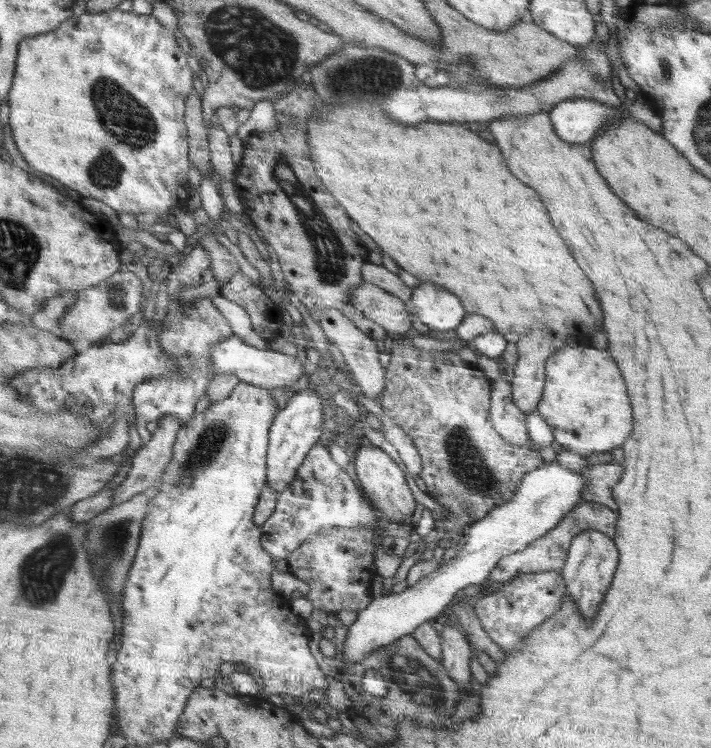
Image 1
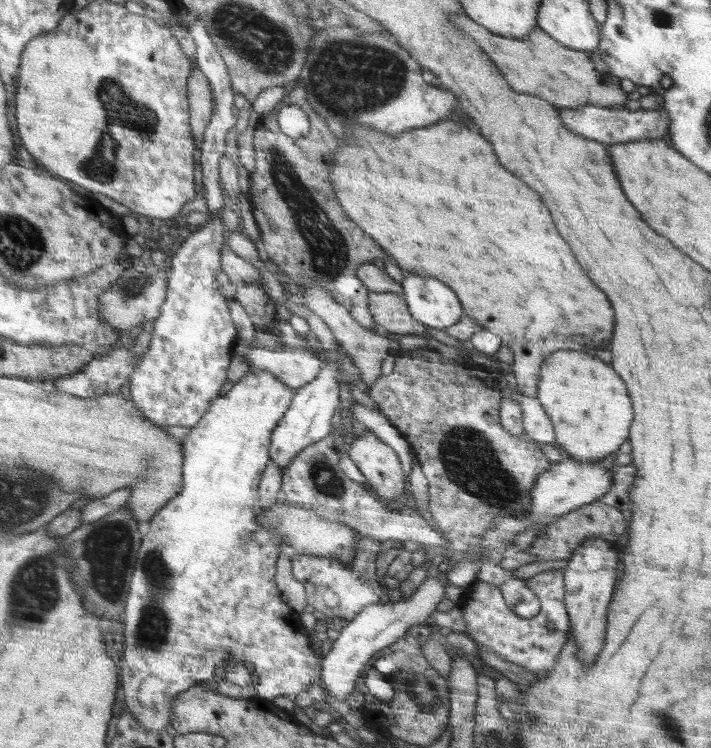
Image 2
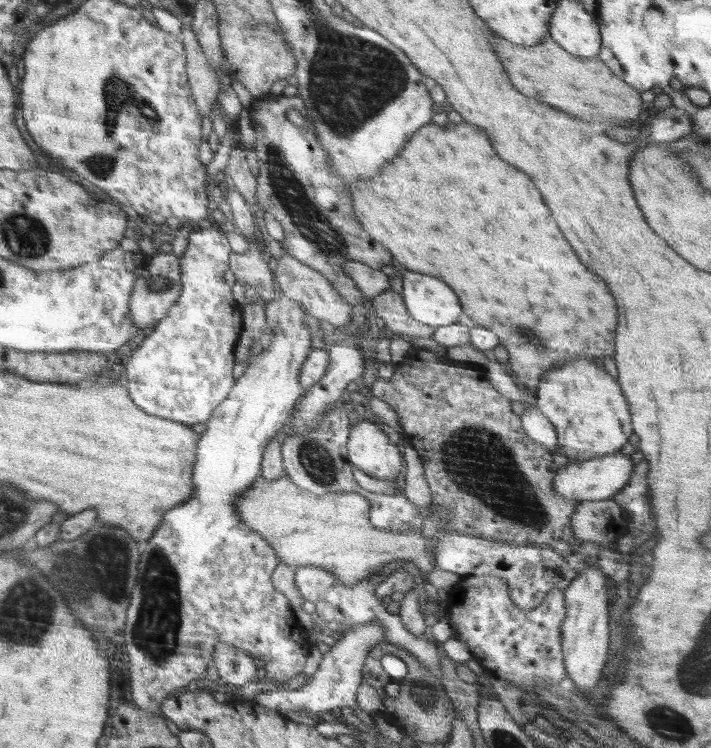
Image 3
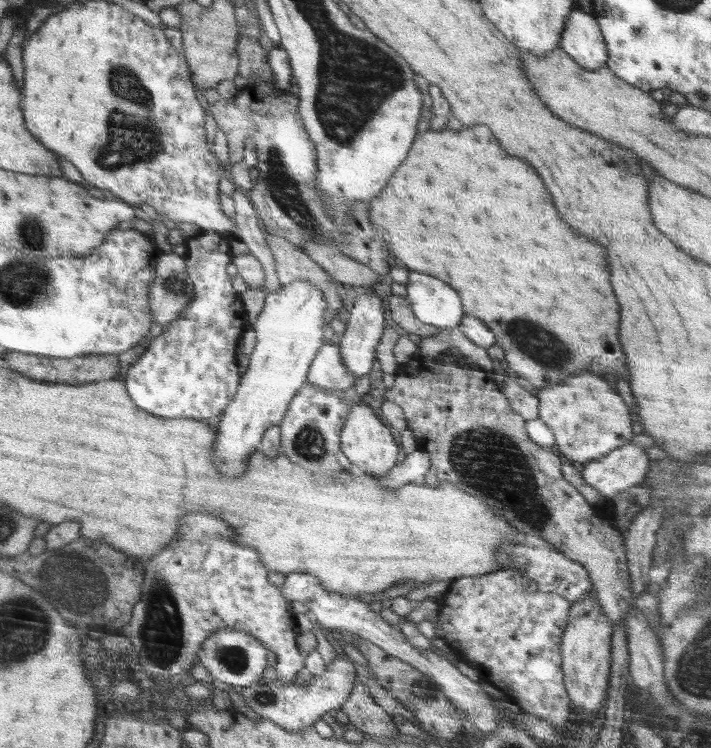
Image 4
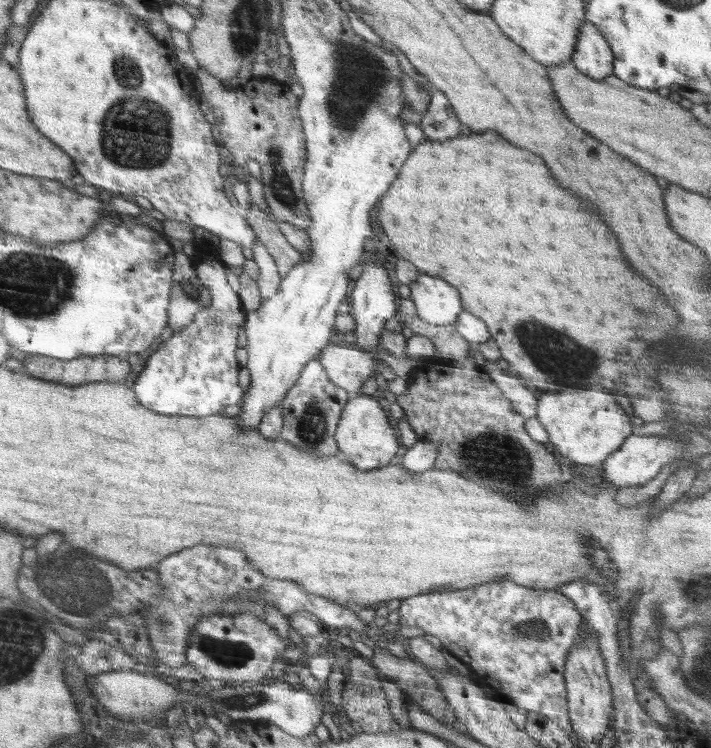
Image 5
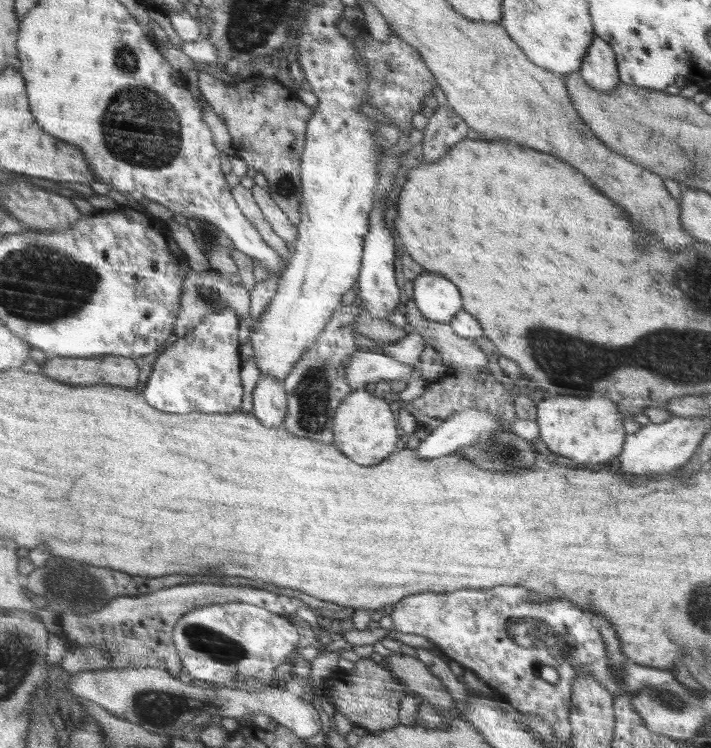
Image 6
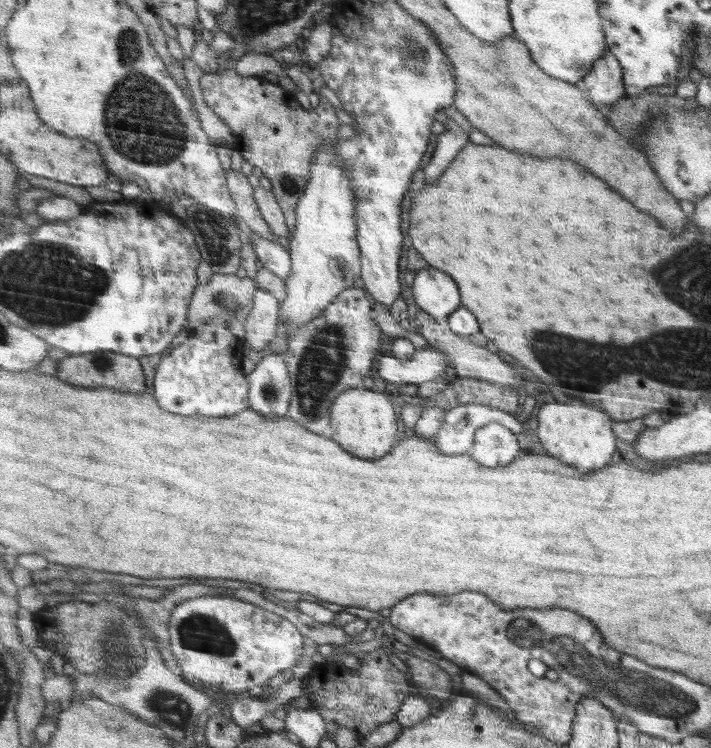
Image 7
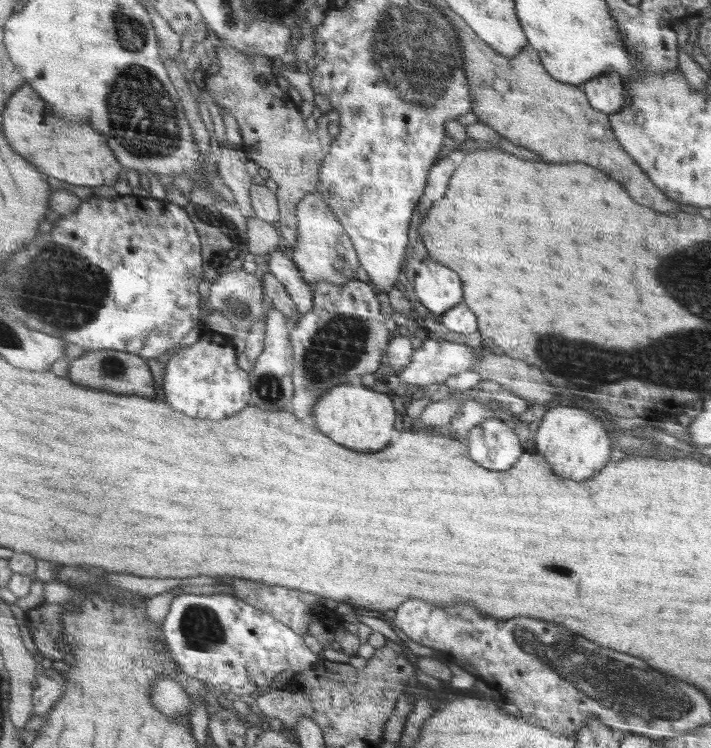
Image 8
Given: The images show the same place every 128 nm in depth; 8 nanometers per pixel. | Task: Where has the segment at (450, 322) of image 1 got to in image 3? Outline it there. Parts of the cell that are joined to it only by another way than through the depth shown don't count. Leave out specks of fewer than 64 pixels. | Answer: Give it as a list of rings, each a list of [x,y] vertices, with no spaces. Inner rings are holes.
[[[404,272],[401,296],[411,317],[435,328],[447,327],[459,321],[462,308],[456,292],[450,286],[428,274]]]

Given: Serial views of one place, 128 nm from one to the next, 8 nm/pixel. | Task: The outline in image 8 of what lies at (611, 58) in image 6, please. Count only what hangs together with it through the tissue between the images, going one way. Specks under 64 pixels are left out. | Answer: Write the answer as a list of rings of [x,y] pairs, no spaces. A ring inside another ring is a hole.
[[[608,72],[580,86],[598,112],[614,114],[624,108],[625,84],[618,72]]]

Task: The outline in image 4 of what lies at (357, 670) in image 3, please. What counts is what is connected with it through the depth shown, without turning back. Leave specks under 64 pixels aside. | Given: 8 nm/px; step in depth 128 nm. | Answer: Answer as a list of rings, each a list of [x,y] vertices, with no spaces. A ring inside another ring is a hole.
[[[336,656],[326,664],[324,674],[316,674],[308,683],[295,686],[294,683],[259,682],[249,687],[242,687],[241,694],[246,706],[260,716],[280,724],[288,732],[302,732],[305,727],[313,726],[318,716],[329,710],[341,708],[348,700],[355,686],[356,668],[349,656]]]

